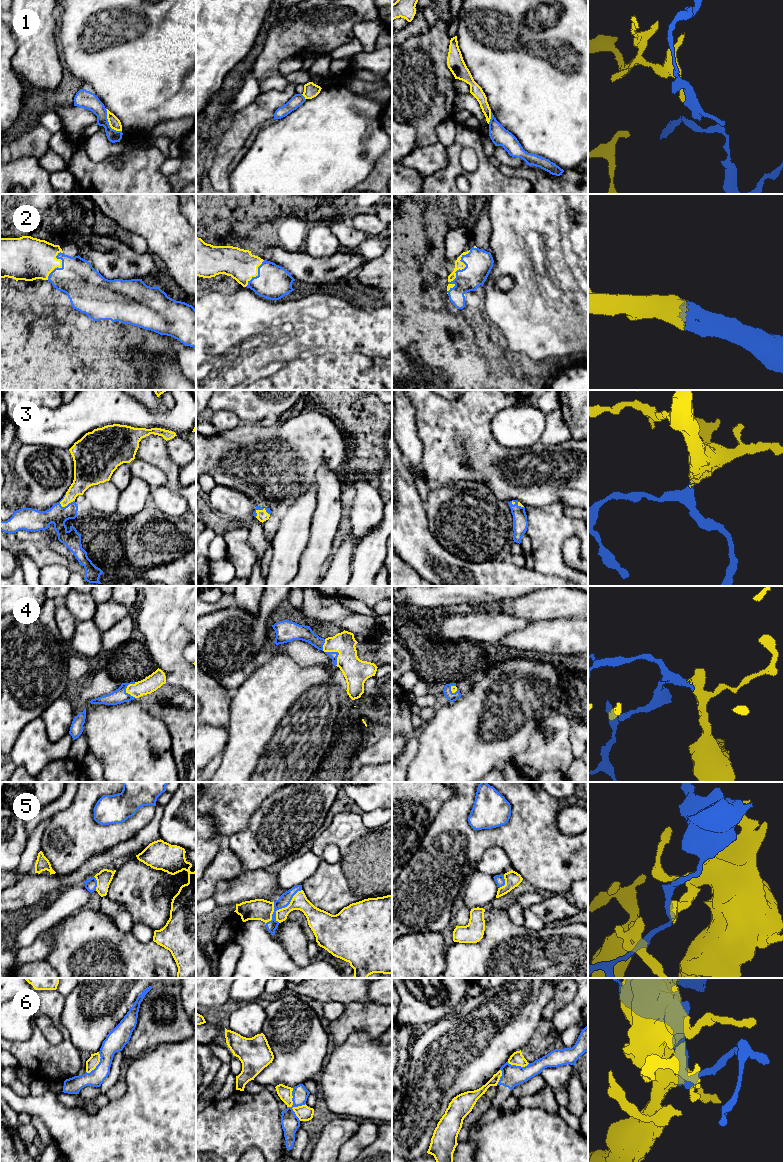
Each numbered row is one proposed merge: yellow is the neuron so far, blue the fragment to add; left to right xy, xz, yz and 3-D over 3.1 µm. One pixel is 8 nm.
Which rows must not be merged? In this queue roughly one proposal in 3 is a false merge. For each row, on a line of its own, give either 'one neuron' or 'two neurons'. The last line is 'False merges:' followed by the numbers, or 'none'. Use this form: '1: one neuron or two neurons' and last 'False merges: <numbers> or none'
1: two neurons
2: one neuron
3: one neuron
4: one neuron
5: two neurons
6: two neurons
False merges: 1, 5, 6

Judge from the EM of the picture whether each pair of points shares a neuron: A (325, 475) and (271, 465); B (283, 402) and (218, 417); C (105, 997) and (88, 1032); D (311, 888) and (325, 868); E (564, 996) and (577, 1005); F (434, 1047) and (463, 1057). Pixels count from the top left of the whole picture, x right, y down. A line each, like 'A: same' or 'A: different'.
A: different
B: different
C: same
D: same
E: different
F: same

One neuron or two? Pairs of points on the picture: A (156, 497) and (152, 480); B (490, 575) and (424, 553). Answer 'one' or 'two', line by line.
A: two
B: one

